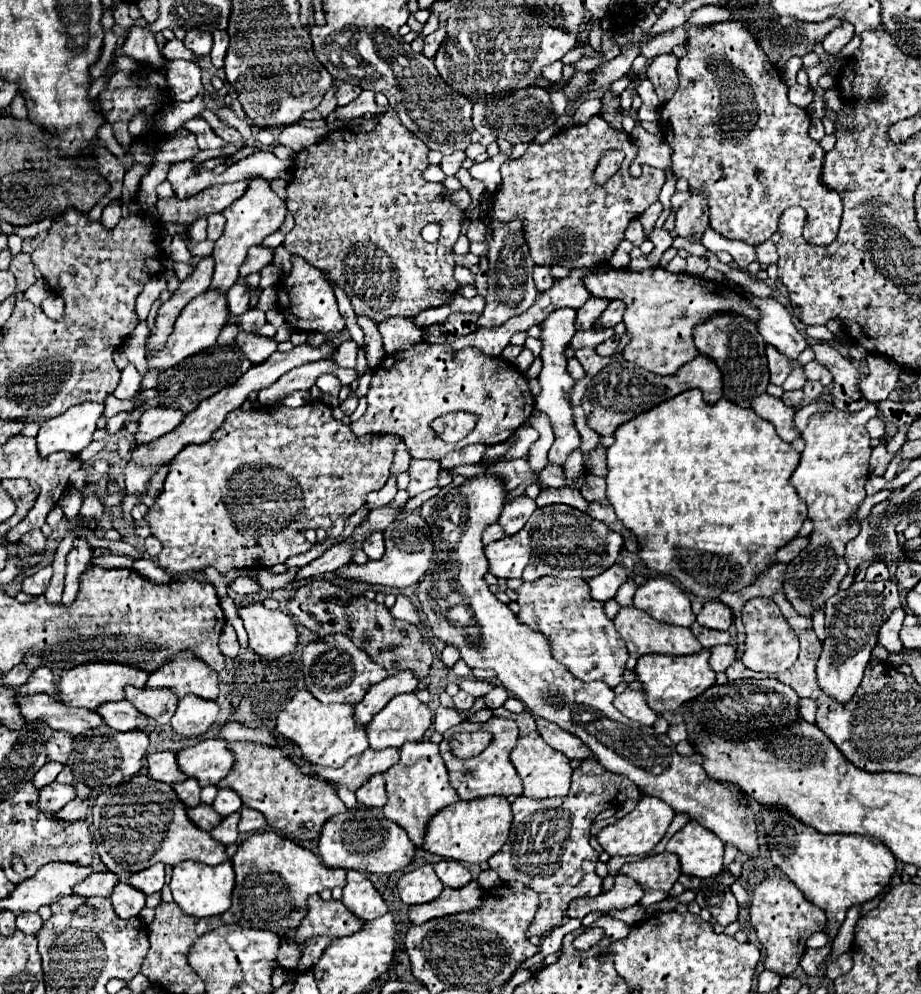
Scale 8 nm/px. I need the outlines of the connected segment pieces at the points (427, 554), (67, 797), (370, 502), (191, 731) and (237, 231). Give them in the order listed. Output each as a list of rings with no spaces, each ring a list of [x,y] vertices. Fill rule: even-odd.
[[[416,512],[402,514],[382,534],[386,540],[386,552],[380,560],[368,560],[364,566],[356,564],[356,562],[348,562],[336,570],[336,576],[344,578],[344,580],[364,582],[370,586],[386,586],[386,588],[398,588],[398,590],[416,584],[426,574],[426,570],[430,566],[430,558],[434,554],[434,550],[432,550],[434,544],[430,538],[430,530],[424,524],[424,518]]]
[[[52,782],[52,784],[48,784],[46,788],[40,790],[40,802],[38,802],[38,806],[46,814],[56,814],[58,810],[62,810],[74,798],[76,798],[74,786],[64,786],[64,784]]]
[[[390,477],[387,483],[379,491],[372,491],[366,499],[366,507],[370,510],[385,506],[390,503],[398,491],[396,478]]]
[[[186,696],[178,702],[178,708],[170,720],[172,730],[180,738],[198,738],[210,730],[216,722],[218,704],[196,696]]]
[[[252,178],[246,194],[238,198],[234,204],[230,204],[230,208],[226,208],[222,214],[226,216],[226,228],[224,228],[224,234],[216,240],[216,246],[212,252],[212,258],[216,262],[212,286],[226,292],[238,280],[238,268],[242,266],[248,248],[254,244],[260,244],[268,234],[276,232],[282,226],[286,216],[286,204],[272,192],[268,180]]]

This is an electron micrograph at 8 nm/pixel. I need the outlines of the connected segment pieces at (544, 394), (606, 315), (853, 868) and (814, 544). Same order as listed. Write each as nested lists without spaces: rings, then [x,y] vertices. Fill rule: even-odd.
[[[561,308],[552,312],[552,314],[540,324],[540,330],[542,330],[542,334],[540,334],[542,354],[540,354],[540,358],[542,358],[542,362],[544,362],[544,368],[542,368],[540,376],[538,376],[540,386],[542,386],[542,392],[536,396],[536,408],[538,408],[538,410],[544,410],[544,412],[548,414],[548,418],[550,418],[550,422],[552,422],[552,428],[554,428],[556,440],[554,440],[554,444],[552,444],[552,448],[550,448],[550,454],[548,454],[548,460],[550,460],[552,464],[564,464],[566,458],[568,458],[568,454],[570,454],[572,450],[580,448],[580,442],[582,442],[582,440],[580,440],[580,434],[578,434],[578,430],[576,430],[576,426],[574,426],[572,404],[570,404],[570,400],[568,400],[570,390],[572,390],[572,386],[574,386],[574,380],[572,380],[572,376],[566,372],[568,360],[566,360],[566,356],[564,356],[566,346],[570,344],[572,336],[576,334],[576,315],[577,311],[572,308]]]
[[[660,266],[642,272],[632,272],[628,268],[588,272],[582,282],[590,296],[614,300],[598,318],[602,328],[614,328],[624,314],[622,322],[626,324],[630,336],[630,342],[622,352],[624,360],[660,376],[672,376],[682,368],[682,364],[688,364],[694,356],[698,356],[698,348],[694,348],[694,328],[706,318],[706,312],[708,316],[718,312],[738,312],[752,324],[756,324],[760,316],[758,306],[748,302],[726,282],[714,284],[690,274],[674,274]],[[620,300],[626,304],[626,312]]]
[[[762,808],[762,818],[772,862],[802,890],[808,902],[822,908],[828,916],[824,934],[830,938],[830,942],[824,948],[806,950],[804,958],[800,960],[800,966],[808,976],[822,976],[818,972],[818,966],[828,960],[832,952],[832,940],[846,920],[848,908],[860,906],[884,894],[896,872],[896,858],[880,840],[854,834],[820,834],[812,826],[802,824],[800,820],[778,808]]]
[[[872,402],[860,412],[830,408],[830,412],[818,412],[818,416],[812,416],[810,424],[802,430],[806,448],[790,482],[808,504],[808,518],[814,522],[814,532],[810,536],[810,546],[788,564],[784,580],[786,598],[802,616],[810,616],[816,608],[822,608],[824,602],[838,592],[838,584],[848,572],[844,556],[838,556],[834,548],[846,548],[846,542],[860,532],[860,524],[850,522],[850,516],[866,498],[864,484],[870,474],[868,458],[872,448],[864,426],[876,416],[876,412],[876,404]]]

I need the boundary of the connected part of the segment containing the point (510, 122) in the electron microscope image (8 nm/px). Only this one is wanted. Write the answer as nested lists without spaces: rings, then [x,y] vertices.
[[[540,86],[522,88],[518,92],[512,92],[506,98],[492,100],[492,102],[486,102],[486,104],[482,104],[482,102],[474,104],[472,110],[474,110],[472,112],[472,122],[474,122],[476,132],[480,132],[482,136],[490,134],[494,138],[504,138],[512,144],[520,144],[520,142],[528,144],[540,134],[540,130],[544,130],[544,128],[548,128],[550,124],[556,122],[550,96]]]

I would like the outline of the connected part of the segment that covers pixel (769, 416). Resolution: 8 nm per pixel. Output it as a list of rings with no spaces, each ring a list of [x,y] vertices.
[[[762,394],[752,402],[752,410],[774,424],[778,436],[786,442],[792,442],[796,438],[800,438],[800,432],[794,430],[792,426],[792,418],[794,418],[794,408],[788,408],[780,398],[774,398],[770,394]]]

